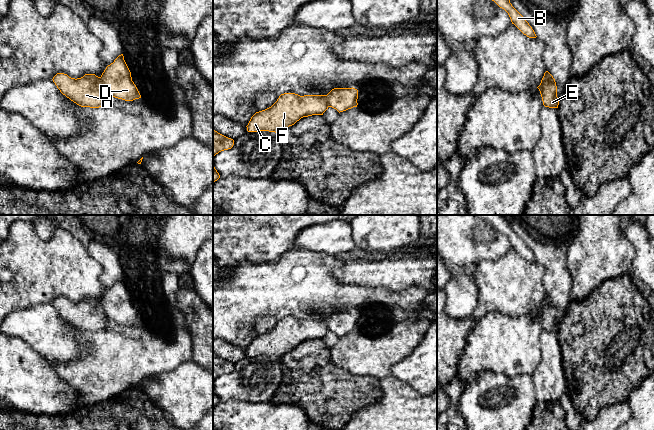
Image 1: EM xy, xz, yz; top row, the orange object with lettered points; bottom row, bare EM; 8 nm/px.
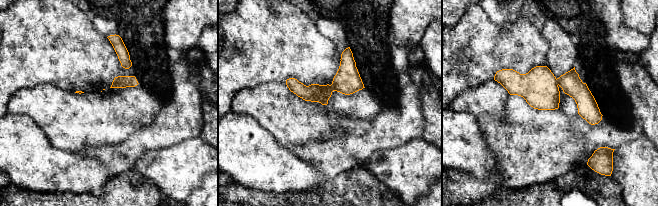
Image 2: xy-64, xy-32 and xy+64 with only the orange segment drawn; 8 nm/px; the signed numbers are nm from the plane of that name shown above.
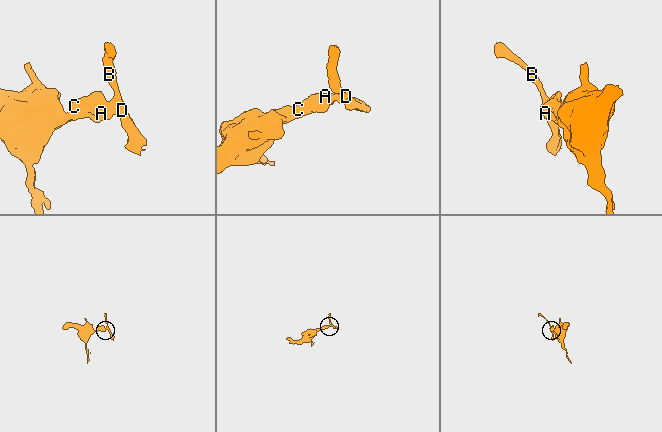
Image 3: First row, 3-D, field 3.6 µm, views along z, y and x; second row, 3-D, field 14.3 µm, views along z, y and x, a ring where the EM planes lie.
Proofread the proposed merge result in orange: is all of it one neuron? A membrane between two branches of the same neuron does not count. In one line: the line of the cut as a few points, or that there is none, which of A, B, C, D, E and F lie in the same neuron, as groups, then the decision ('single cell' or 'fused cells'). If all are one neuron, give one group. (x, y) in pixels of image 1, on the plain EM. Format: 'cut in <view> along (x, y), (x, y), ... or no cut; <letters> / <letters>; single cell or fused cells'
cut in xy along (100, 301), (108, 318); A C E F / B D; fused cells

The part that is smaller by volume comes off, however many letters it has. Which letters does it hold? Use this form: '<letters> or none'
B, D

